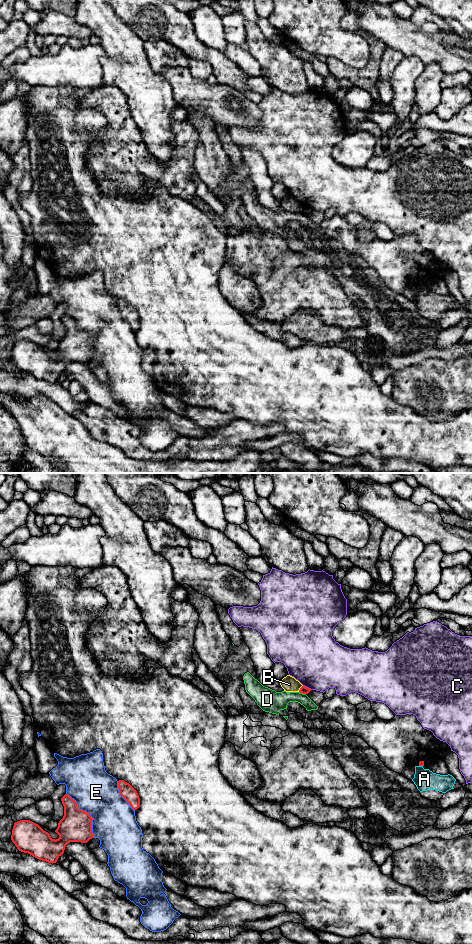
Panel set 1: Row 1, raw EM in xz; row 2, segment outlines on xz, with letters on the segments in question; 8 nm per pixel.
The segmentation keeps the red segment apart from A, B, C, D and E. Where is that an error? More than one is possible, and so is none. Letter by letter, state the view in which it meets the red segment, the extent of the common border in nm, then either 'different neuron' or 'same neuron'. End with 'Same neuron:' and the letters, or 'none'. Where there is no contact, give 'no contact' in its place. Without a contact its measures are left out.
A: meets red in xz; contact 30 nm long; different neuron
B: meets red in xz; contact 70 nm long; different neuron
C: meets red in xz; contact 80 nm long; different neuron
D: meets red in xz; contact 70 nm long; different neuron
E: meets red in xz; contact 420 nm long; different neuron
Same neuron: none

